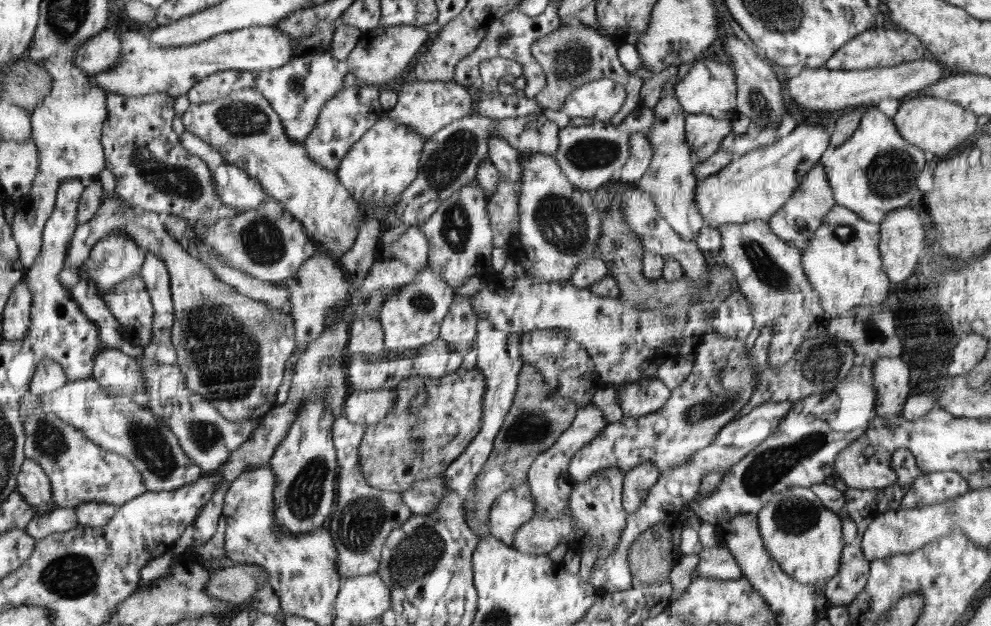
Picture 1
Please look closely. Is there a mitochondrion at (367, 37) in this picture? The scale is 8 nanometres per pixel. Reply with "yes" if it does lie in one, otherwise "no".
no

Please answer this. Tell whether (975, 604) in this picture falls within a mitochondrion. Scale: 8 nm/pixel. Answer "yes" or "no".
no

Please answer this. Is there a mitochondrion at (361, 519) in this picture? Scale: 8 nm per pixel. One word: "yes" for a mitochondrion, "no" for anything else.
yes

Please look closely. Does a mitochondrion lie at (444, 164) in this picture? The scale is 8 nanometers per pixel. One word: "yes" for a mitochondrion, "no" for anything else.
yes

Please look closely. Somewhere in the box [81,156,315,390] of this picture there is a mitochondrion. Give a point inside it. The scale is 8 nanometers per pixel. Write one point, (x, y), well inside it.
(260, 239)

